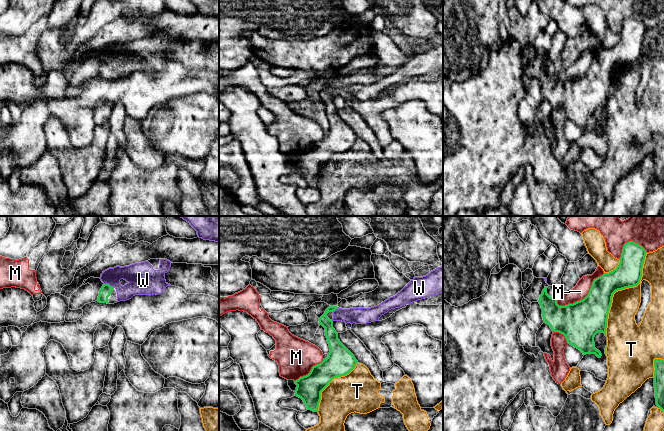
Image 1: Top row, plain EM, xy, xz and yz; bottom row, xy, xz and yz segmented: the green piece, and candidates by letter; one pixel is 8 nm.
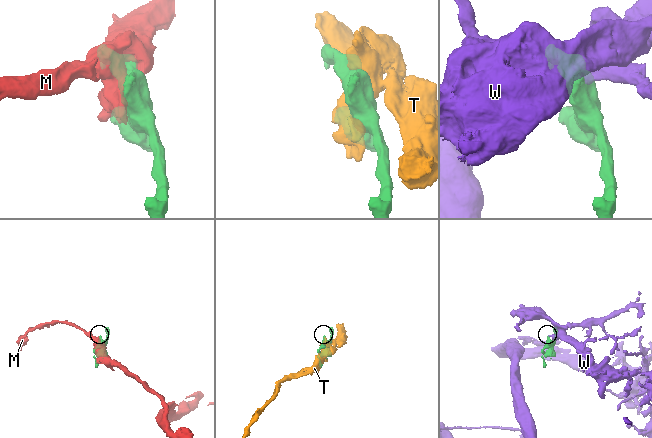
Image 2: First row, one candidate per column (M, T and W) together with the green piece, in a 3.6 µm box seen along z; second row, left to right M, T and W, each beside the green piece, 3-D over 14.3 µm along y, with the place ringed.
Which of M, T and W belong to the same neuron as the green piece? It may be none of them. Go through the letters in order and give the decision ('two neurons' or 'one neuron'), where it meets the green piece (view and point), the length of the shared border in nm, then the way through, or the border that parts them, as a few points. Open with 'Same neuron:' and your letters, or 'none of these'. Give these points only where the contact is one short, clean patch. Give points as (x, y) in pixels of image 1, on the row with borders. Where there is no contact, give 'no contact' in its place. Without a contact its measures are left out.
Same neuron: W
M: two neurons; contact yz (584, 298); length 460 nm
T: two neurons; contact yz (620, 289); length 750 nm
W: one neuron; contact xy (109, 285); length 90 nm; way xy (105, 291), (109, 285), (119, 275), (138, 275)

